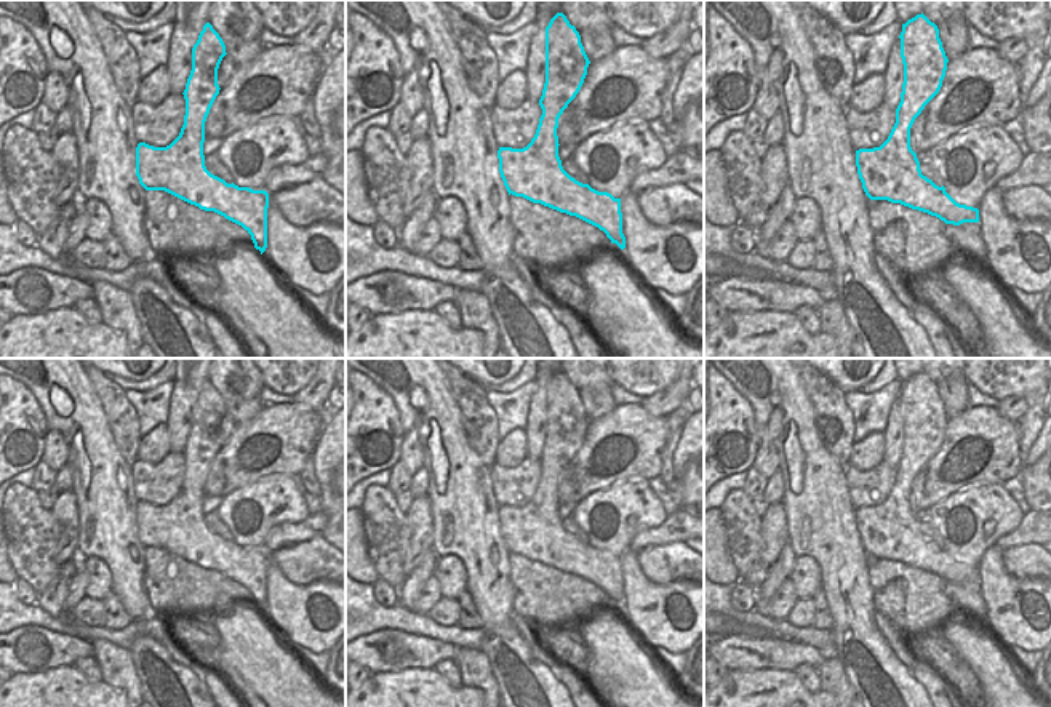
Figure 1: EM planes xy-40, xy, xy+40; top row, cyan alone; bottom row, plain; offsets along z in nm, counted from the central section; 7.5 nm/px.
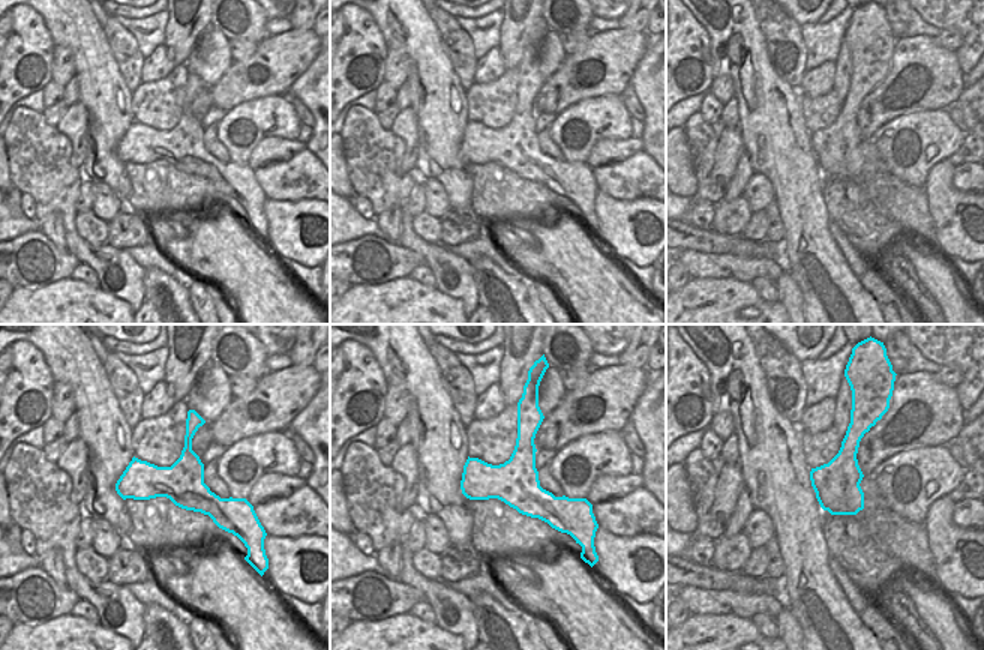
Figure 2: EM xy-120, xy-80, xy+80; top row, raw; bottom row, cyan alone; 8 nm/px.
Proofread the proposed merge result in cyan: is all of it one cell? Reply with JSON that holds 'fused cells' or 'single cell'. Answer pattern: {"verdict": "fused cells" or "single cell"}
{"verdict": "single cell"}

